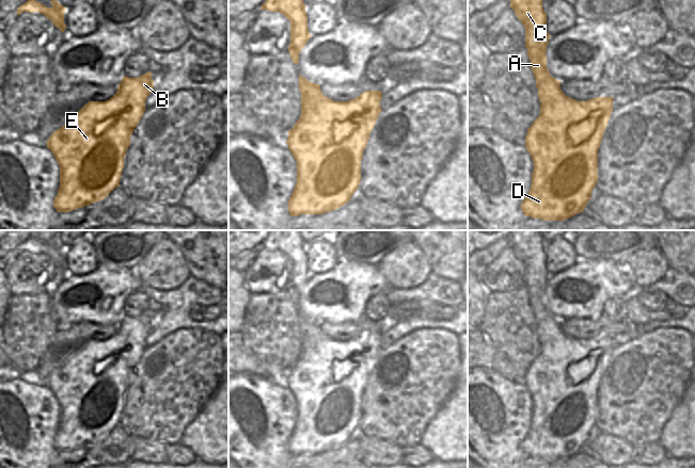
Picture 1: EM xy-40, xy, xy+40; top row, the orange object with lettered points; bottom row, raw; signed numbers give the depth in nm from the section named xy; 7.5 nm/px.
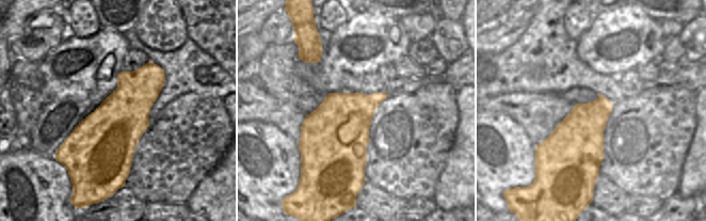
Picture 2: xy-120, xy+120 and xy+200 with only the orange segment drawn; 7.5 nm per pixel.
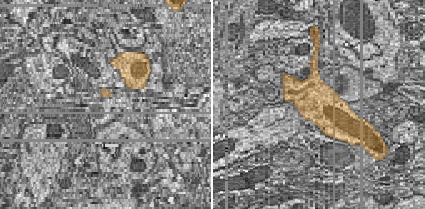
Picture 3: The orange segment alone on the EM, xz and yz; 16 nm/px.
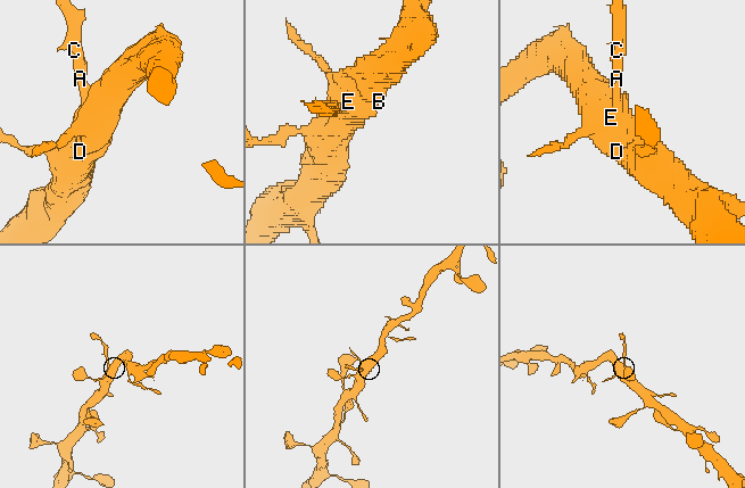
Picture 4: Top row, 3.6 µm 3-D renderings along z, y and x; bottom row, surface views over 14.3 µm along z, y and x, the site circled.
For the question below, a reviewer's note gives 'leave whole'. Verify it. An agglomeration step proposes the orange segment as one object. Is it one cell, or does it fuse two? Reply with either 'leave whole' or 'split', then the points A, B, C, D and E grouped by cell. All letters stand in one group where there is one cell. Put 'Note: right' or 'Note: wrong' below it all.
split; groups A C / B D E
Note: wrong

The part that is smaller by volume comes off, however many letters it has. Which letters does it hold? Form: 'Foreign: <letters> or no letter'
Foreign: A, C

